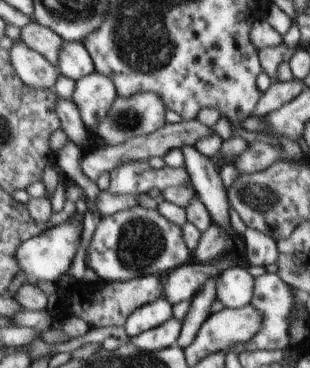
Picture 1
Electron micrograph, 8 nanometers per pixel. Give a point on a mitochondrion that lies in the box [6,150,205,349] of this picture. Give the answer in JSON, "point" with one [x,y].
{"point":[141,242]}

